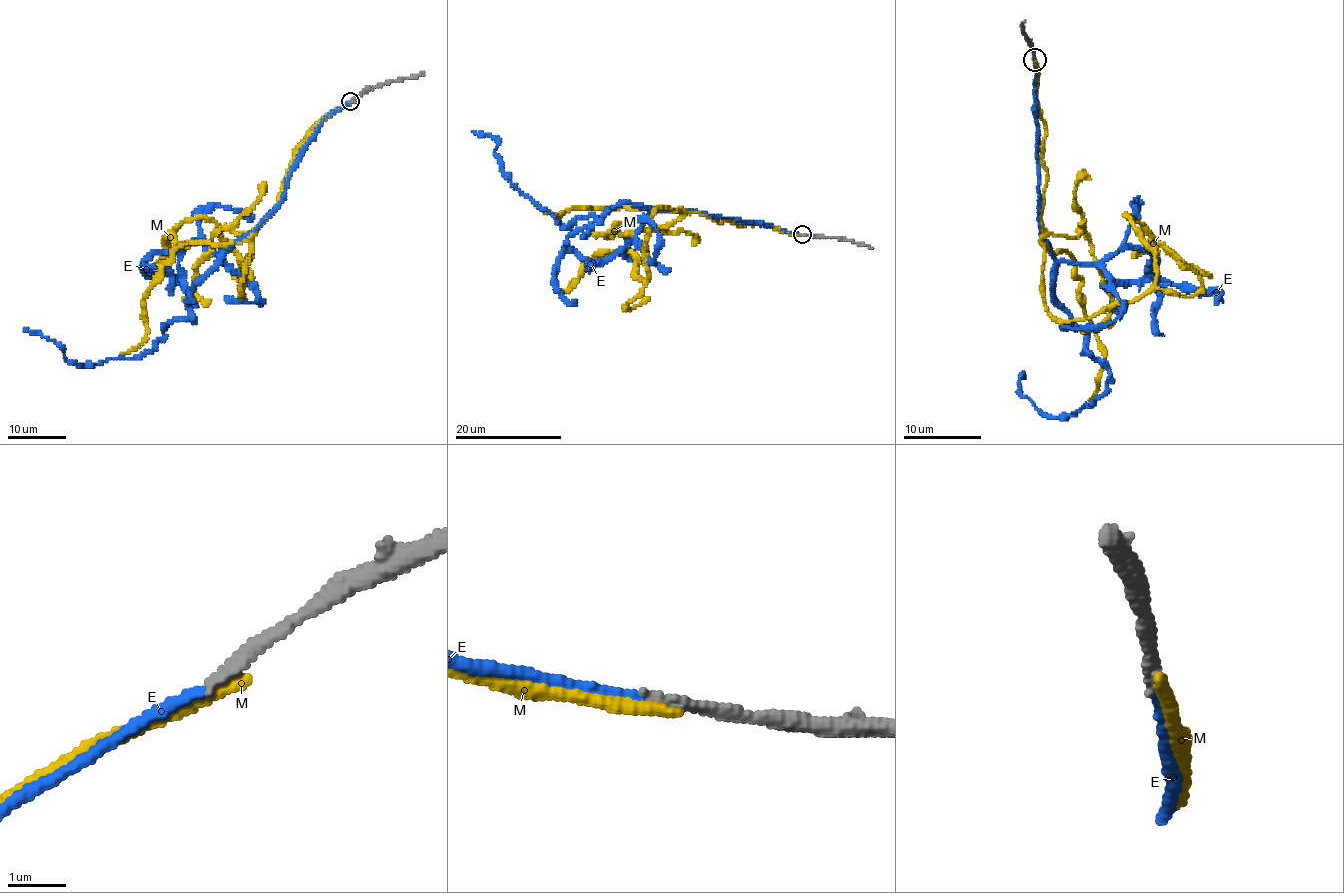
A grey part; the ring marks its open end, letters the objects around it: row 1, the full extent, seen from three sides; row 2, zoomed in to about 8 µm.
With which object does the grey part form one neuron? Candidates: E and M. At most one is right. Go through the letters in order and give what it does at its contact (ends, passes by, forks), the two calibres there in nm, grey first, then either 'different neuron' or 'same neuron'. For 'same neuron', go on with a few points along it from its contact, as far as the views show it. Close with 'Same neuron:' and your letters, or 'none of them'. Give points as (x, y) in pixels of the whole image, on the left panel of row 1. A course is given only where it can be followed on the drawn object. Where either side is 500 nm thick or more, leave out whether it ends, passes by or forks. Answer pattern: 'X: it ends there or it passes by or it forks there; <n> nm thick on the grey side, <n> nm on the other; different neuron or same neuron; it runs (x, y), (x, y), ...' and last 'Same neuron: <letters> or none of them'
E: it ends there; 220 nm thick on the grey side, 170 nm on the other; same neuron; it runs (351, 102), (319, 126), (284, 198), (196, 284), (189, 316), (170, 319), (155, 346), (73, 364), (23, 329)
M: it ends there; 240 nm thick on the grey side, 260 nm on the other; different neuron
Same neuron: E

